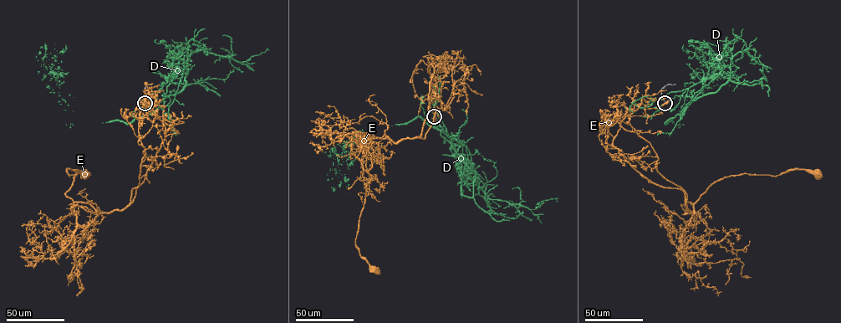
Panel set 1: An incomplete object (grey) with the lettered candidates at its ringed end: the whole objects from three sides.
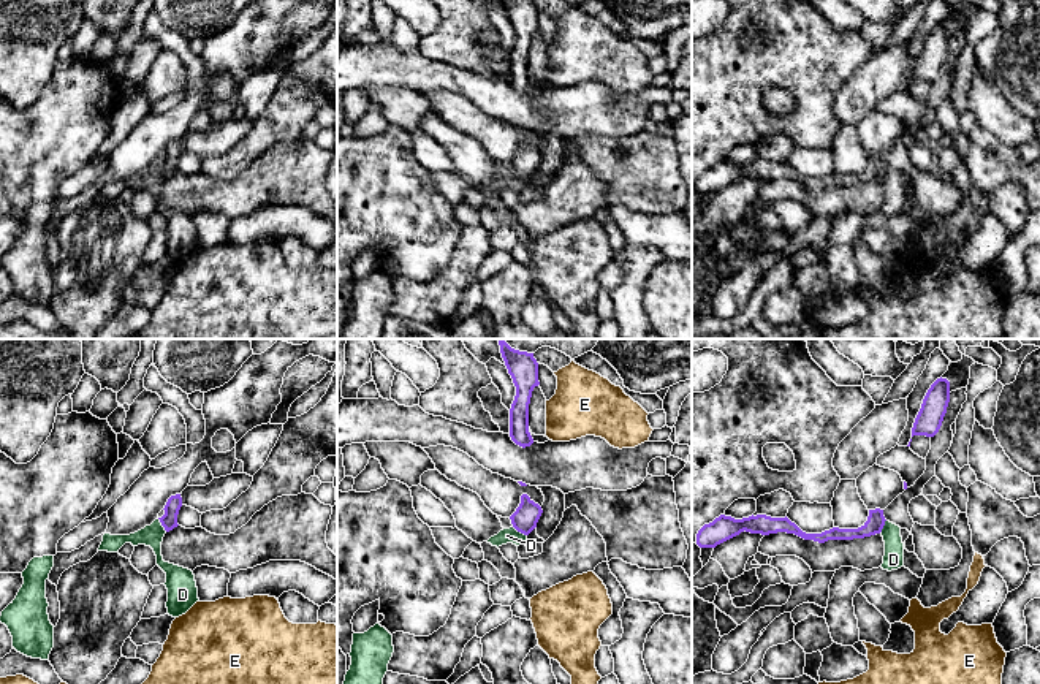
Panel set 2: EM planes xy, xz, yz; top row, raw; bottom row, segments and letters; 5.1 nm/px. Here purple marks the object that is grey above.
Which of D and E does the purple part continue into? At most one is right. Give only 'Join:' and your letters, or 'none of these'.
Join: none of these

